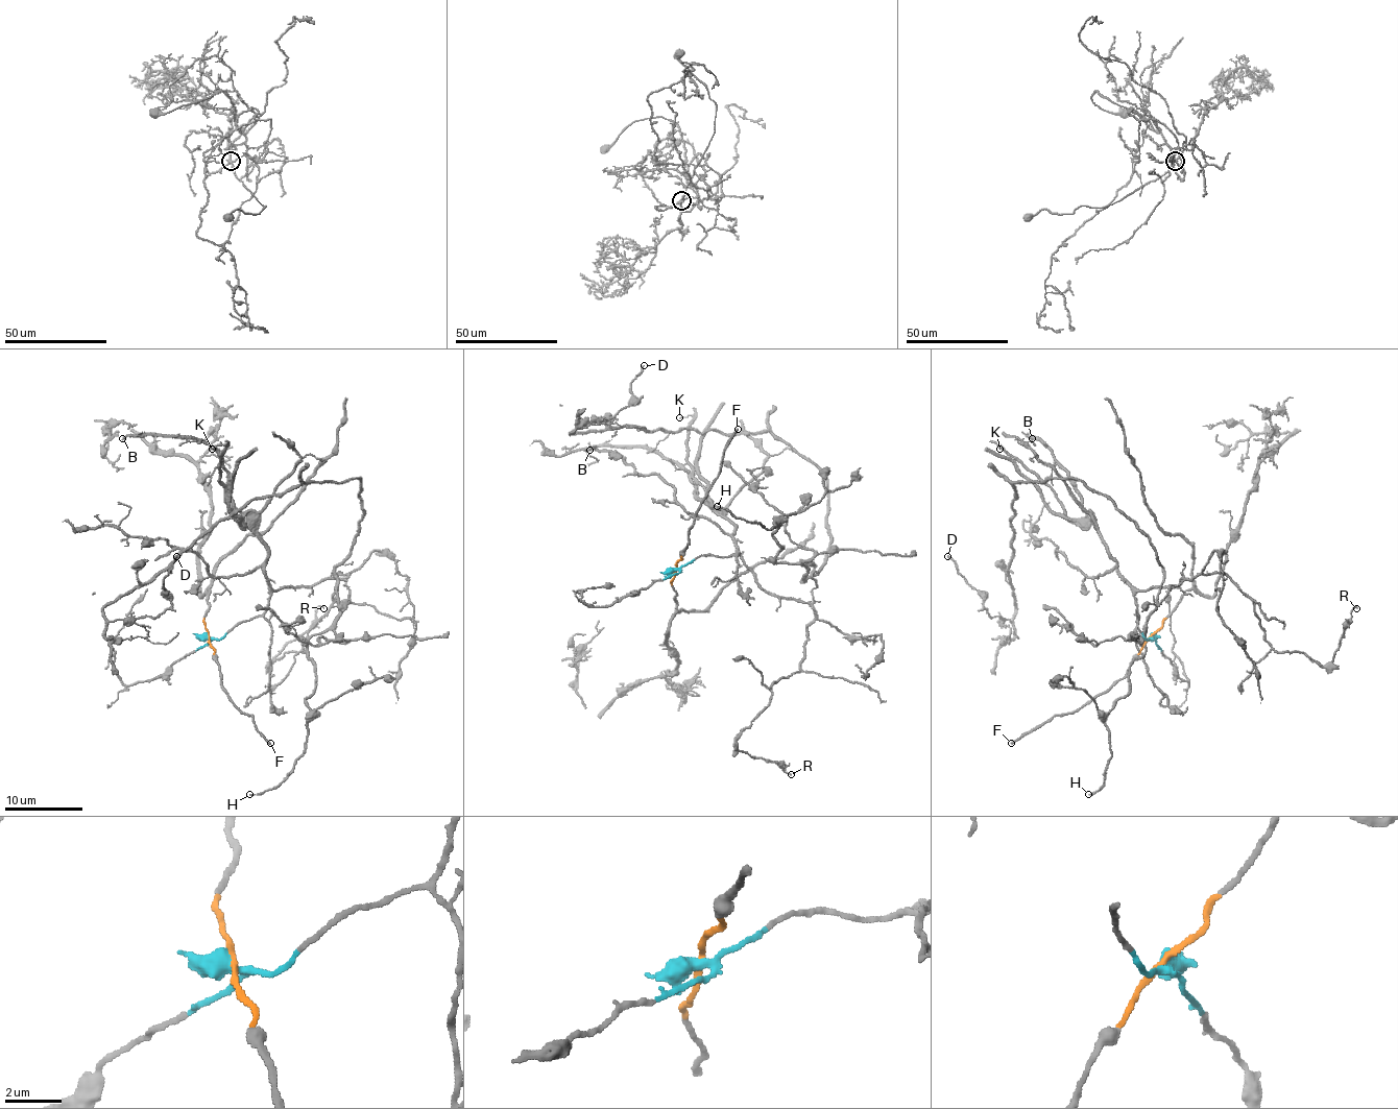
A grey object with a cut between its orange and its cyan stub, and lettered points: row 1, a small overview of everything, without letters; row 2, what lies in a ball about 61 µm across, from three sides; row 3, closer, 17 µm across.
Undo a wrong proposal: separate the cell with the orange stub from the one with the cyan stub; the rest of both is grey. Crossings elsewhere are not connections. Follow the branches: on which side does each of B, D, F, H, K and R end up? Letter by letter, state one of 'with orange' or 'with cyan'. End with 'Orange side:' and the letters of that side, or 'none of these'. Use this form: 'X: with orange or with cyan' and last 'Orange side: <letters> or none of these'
B: with cyan
D: with cyan
F: with orange
H: with cyan
K: with cyan
R: with cyan
Orange side: F

